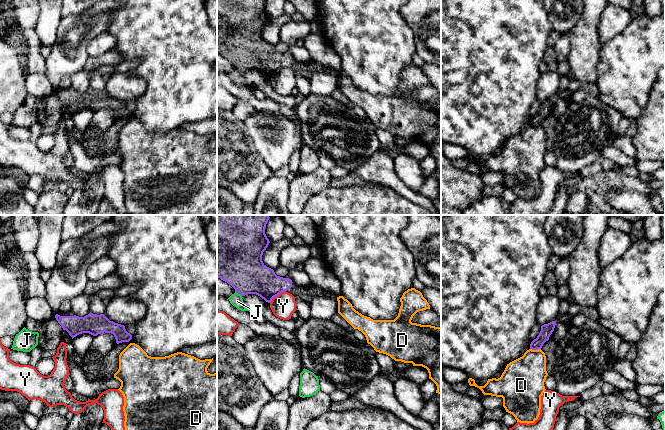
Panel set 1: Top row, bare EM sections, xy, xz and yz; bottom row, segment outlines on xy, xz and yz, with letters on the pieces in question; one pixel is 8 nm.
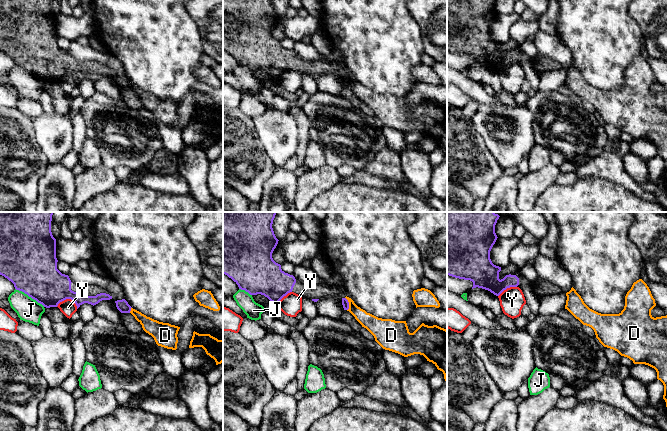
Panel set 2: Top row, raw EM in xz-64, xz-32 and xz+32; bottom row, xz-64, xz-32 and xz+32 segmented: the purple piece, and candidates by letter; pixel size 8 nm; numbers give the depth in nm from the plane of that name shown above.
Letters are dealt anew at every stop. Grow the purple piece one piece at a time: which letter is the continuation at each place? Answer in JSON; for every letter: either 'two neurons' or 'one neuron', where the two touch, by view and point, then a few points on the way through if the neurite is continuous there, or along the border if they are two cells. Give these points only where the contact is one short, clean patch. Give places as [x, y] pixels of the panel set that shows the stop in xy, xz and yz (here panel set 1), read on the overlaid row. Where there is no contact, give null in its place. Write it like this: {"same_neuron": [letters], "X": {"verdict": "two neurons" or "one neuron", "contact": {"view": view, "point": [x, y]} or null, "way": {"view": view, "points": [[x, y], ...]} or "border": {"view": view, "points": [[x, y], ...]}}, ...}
{"same_neuron": [], "D": {"verdict": "two neurons", "contact": {"view": "yz", "point": [535, 349]}, "border": {"view": "yz", "points": [[530, 348], [540, 349]]}}, "J": {"verdict": "two neurons", "contact": {"view": "xz", "point": [238, 293]}, "border": {"view": "xz", "points": [[235, 291], [241, 296]]}}, "Y": {"verdict": "two neurons", "contact": {"view": "xz", "point": [277, 295]}, "border": {"view": "xz", "points": [[285, 291], [276, 295], [269, 302]]}}}

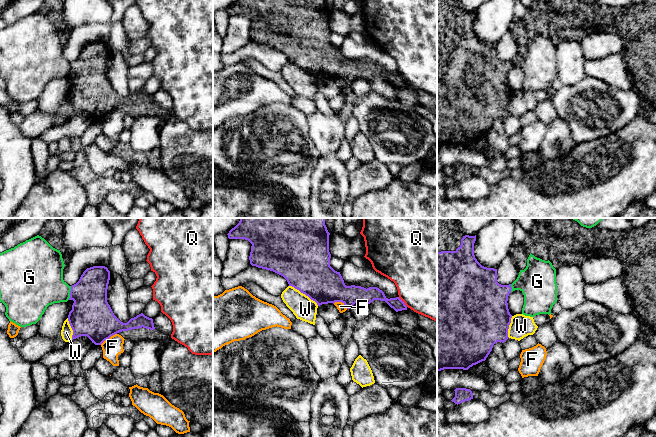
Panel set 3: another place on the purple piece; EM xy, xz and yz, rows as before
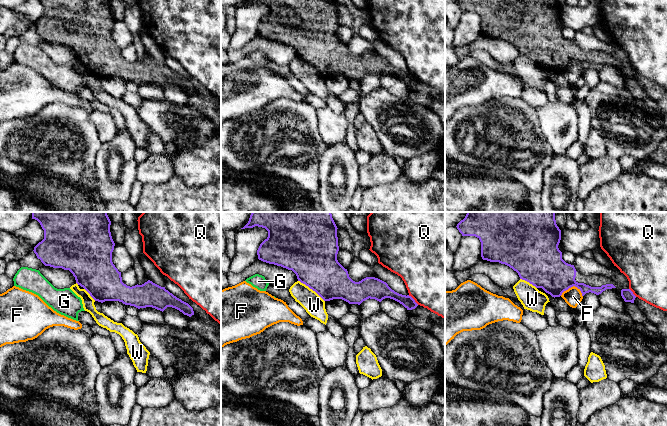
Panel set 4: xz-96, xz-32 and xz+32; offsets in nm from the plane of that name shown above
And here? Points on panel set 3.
{"same_neuron": [], "F": {"verdict": "two neurons", "contact": {"view": "xy", "point": [108, 338]}, "border": {"view": "xy", "points": [[116, 333], [100, 344]]}}, "G": {"verdict": "two neurons", "contact": {"view": "xy", "point": [70, 293]}, "border": {"view": "xy", "points": [[71, 286], [68, 299]]}}, "Q": {"verdict": "two neurons", "contact": {"view": "xz", "point": [403, 302]}, "border": {"view": "xz", "points": [[398, 297], [407, 306]]}}, "W": {"verdict": "two neurons", "contact": {"view": "xz", "point": [304, 293]}, "border": {"view": "xz", "points": [[289, 285], [307, 295], [318, 305]]}}}

